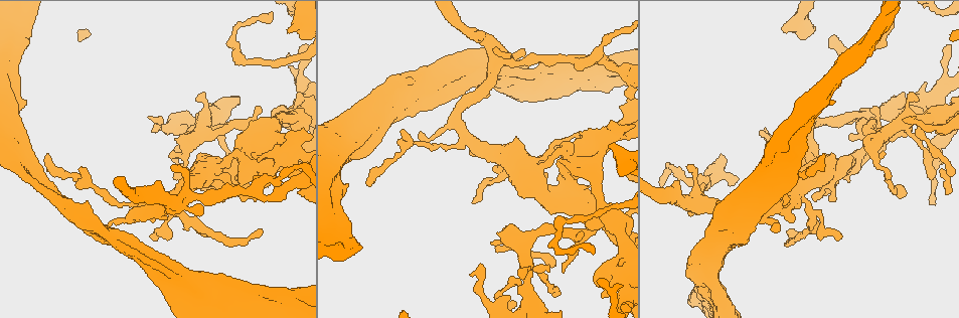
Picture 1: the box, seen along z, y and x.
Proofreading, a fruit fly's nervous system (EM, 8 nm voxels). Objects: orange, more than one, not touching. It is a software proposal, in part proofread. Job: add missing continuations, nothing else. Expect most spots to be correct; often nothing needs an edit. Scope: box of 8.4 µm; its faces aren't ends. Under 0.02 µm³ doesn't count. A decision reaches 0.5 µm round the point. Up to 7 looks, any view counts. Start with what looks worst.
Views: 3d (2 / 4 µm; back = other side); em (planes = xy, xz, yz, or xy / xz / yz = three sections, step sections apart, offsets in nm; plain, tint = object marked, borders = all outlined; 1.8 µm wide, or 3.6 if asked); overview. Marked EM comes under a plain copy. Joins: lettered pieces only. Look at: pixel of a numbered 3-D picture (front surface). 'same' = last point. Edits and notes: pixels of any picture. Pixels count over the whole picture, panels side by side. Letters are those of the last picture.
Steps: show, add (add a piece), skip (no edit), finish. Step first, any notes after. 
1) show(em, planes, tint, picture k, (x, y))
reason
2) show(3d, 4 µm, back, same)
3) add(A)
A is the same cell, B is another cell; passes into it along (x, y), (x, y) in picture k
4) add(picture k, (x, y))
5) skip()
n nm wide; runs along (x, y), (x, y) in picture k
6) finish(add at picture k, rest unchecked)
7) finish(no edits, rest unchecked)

show(em, planes, borders, picture 1, (609, 148))
branch stops here

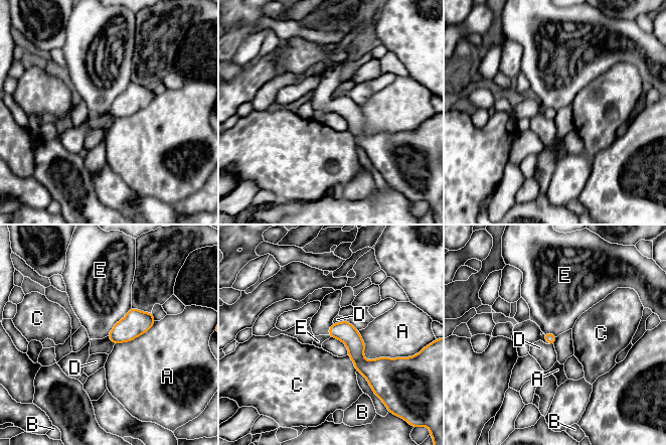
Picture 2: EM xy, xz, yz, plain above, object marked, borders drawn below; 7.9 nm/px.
skip()
A, B, C, D and E are other cells; border along (131, 306), (107, 335) in picture 2; no lettered piece goes on from it

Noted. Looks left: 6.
show(3d, 4 µm, picture 1, (578, 136))
tapers out

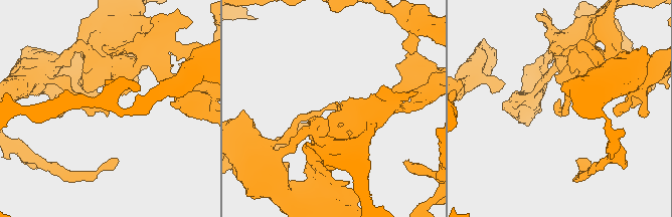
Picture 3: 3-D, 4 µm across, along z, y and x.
show(em, planes, borders, picture 3, (559, 102))
shape alone is not enough

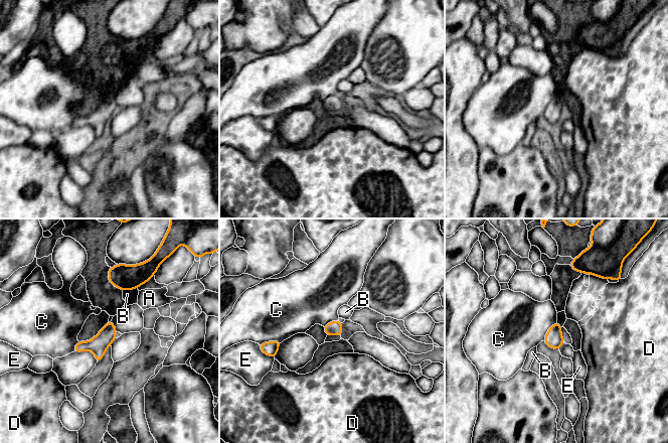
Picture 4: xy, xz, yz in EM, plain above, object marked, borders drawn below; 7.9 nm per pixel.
skip()
A, B, C, D and E are other cells; border along (556, 321), (548, 329), (542, 340) in picture 4; none of them fits

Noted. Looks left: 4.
show(3d, 4 µm, picture 1, (553, 244))
abrupt turn

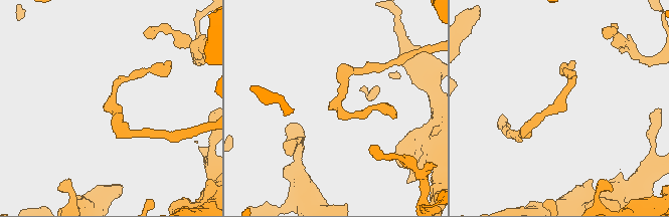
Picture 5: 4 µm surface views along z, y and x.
show(em, planes, borders, picture 5, (113, 91))

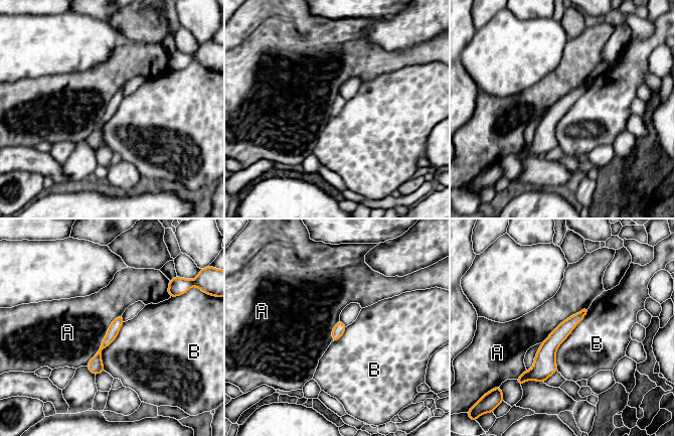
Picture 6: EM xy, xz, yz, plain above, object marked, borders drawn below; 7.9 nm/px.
skip()
B touches over 550 nm; A and B are other cells; border along (122, 313), (86, 366) in picture 6; none of them fits

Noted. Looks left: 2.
finish(no edits, rest unchecked)

